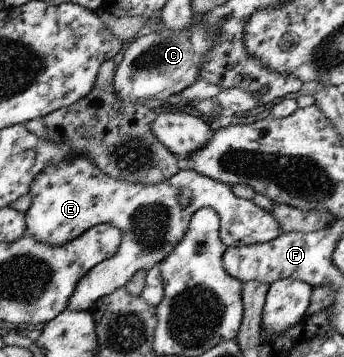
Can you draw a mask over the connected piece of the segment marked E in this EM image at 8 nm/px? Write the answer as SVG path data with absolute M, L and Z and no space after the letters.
M78 155L73 160L68 160L67 157L65 162L46 166L33 179L28 193L32 198L32 203L24 212L26 224L24 236L32 236L38 242L49 246L63 247L64 244L98 224L110 224L121 231L121 242L116 253L89 269L86 275L77 281L73 295L68 300L68 310L91 311L97 299L114 293L118 288L125 287L137 271L148 271L170 254L187 232L191 215L201 207L211 207L218 213L221 227L220 237L226 247L263 244L276 239L281 234L281 229L274 216L264 211L252 200L236 197L230 188L230 185L213 180L190 168L180 168L176 175L170 176L159 184L133 184L107 176L86 156Z

